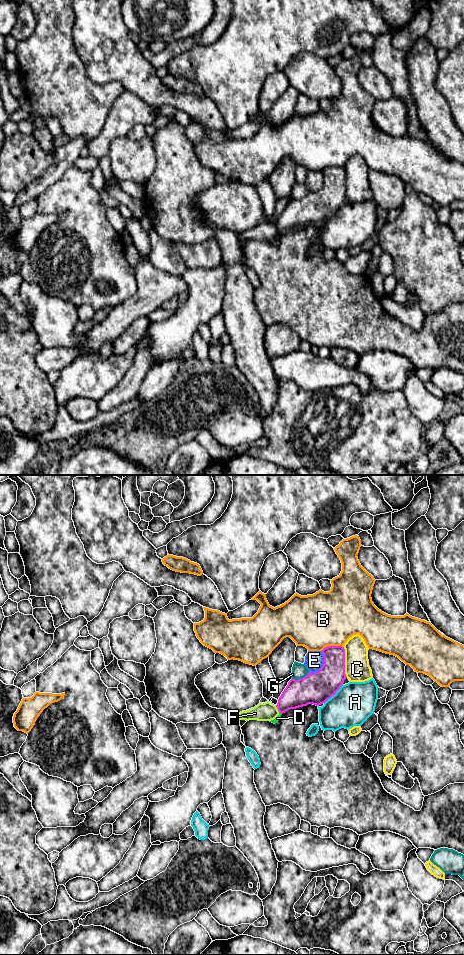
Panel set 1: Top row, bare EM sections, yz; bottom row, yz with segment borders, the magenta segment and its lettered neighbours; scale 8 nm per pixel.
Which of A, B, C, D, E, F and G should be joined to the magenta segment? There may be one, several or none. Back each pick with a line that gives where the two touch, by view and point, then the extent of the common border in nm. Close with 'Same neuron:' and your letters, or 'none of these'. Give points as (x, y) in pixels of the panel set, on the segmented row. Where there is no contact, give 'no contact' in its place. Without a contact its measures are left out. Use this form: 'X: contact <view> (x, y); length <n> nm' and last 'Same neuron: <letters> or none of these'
Same neuron: none of these

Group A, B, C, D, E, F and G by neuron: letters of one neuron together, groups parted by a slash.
A / B / C / D / E / F / G

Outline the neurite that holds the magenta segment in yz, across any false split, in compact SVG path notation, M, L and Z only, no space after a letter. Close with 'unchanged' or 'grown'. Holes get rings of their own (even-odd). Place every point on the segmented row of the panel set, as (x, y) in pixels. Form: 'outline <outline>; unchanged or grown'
outline M327 646L322 650L324 664L315 673L304 678L291 679L276 705L279 713L313 704L319 706L330 699L343 685L345 674L345 649L342 646Z; unchanged

